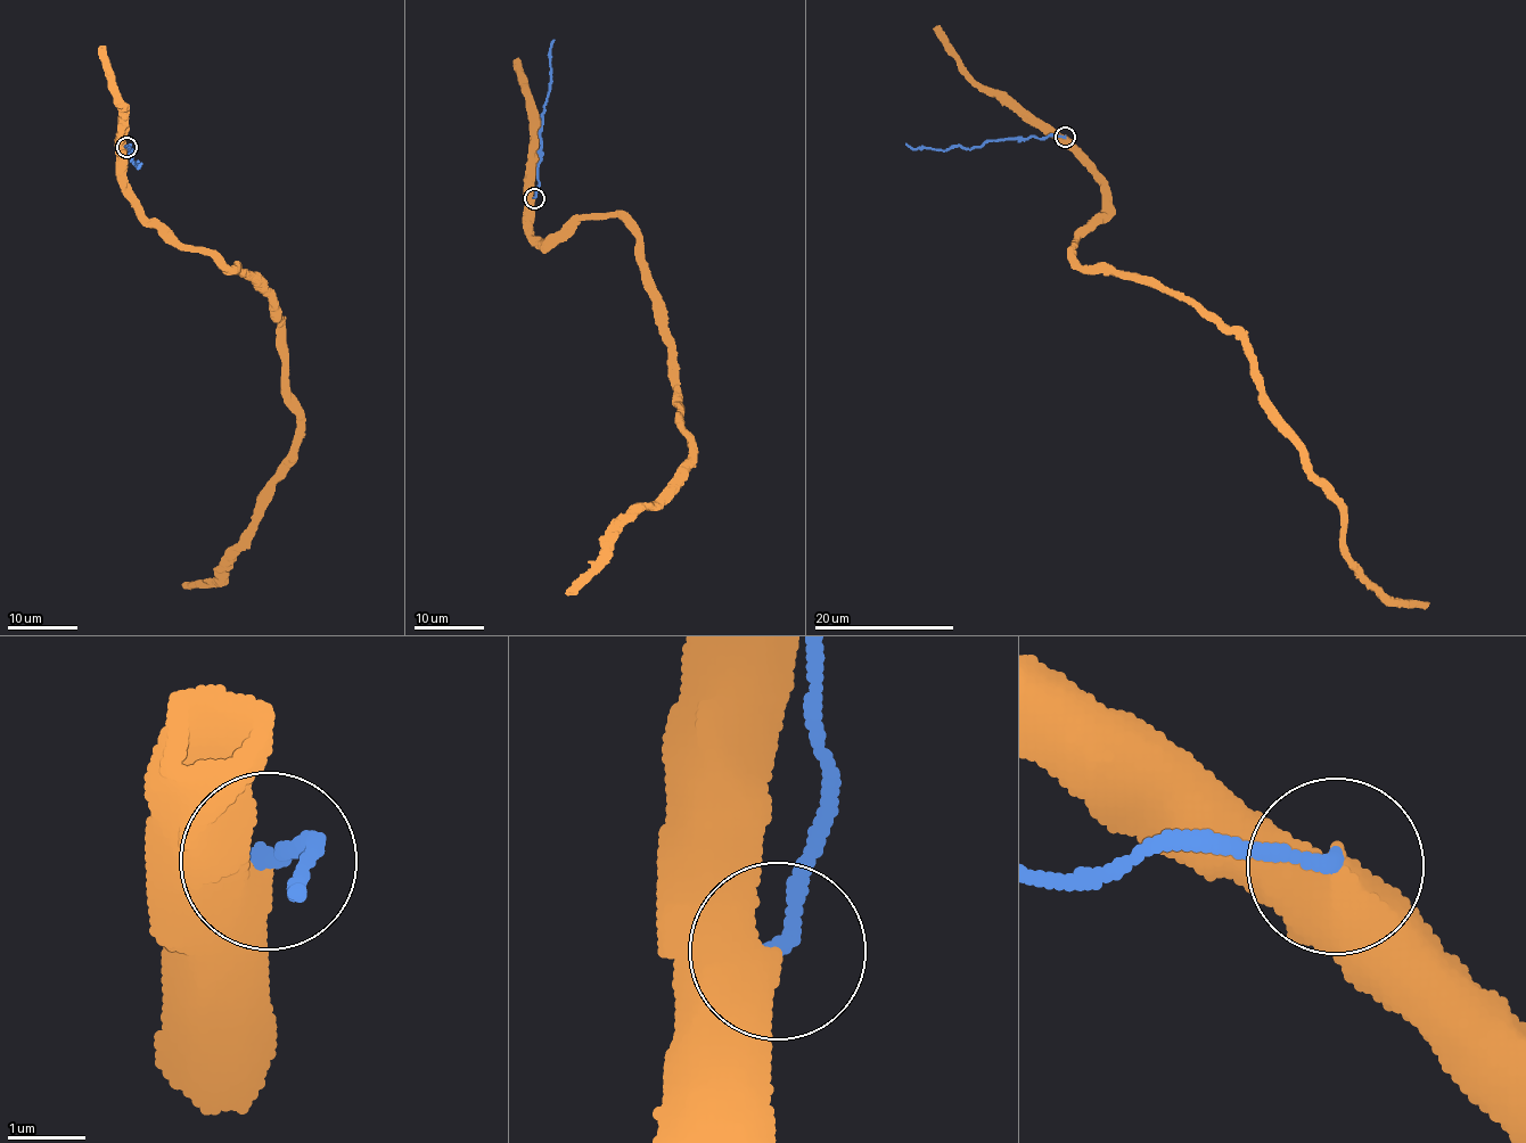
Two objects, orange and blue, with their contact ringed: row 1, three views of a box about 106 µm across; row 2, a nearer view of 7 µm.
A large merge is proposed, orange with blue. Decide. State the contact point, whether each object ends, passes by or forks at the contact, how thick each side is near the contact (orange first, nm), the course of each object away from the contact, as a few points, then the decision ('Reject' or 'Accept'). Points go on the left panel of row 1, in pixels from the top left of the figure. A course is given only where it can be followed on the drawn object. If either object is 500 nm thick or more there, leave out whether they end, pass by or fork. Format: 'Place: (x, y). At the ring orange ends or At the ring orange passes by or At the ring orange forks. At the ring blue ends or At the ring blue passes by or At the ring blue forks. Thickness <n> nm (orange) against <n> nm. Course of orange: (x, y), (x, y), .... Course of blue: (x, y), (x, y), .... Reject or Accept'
Place: (126, 147). Thickness 600 nm (orange) against 200 nm. Course of orange: (126, 147), (147, 220), (268, 293), (297, 416), (249, 541), (182, 584). Course of blue: (126, 147), (130, 146), (138, 169), (141, 163). Reject

